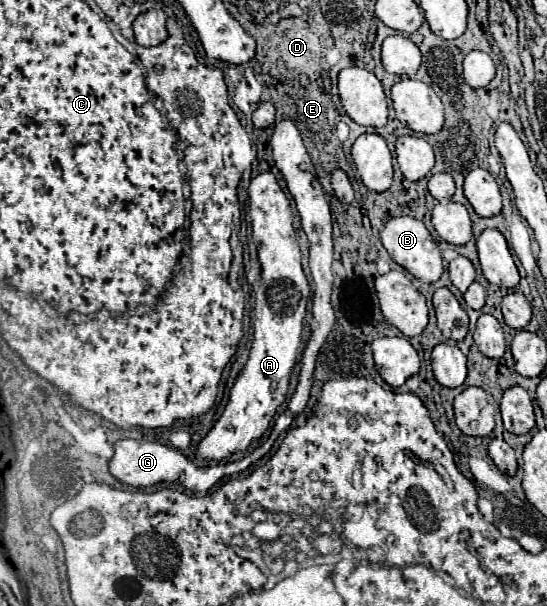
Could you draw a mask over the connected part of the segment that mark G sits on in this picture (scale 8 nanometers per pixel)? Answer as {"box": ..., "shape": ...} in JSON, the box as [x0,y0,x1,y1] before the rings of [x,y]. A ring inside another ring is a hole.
{"box":[109,426,281,494],"shape":[[[275,426],[275,430],[271,432],[271,436],[259,446],[255,448],[251,454],[247,454],[245,458],[241,460],[235,460],[235,462],[219,462],[219,464],[213,464],[213,466],[195,466],[189,458],[185,458],[183,452],[171,448],[171,446],[163,446],[159,442],[147,442],[147,440],[133,440],[133,438],[125,438],[125,440],[119,440],[115,442],[115,456],[111,458],[109,462],[109,472],[119,478],[121,482],[129,484],[129,486],[137,486],[137,488],[145,488],[145,486],[153,486],[153,484],[159,484],[159,482],[179,482],[183,488],[189,488],[193,492],[201,492],[205,494],[213,484],[217,484],[223,476],[231,476],[231,474],[239,474],[243,472],[245,468],[249,468],[253,462],[257,462],[259,458],[263,458],[277,434],[281,432],[279,426]]]}

